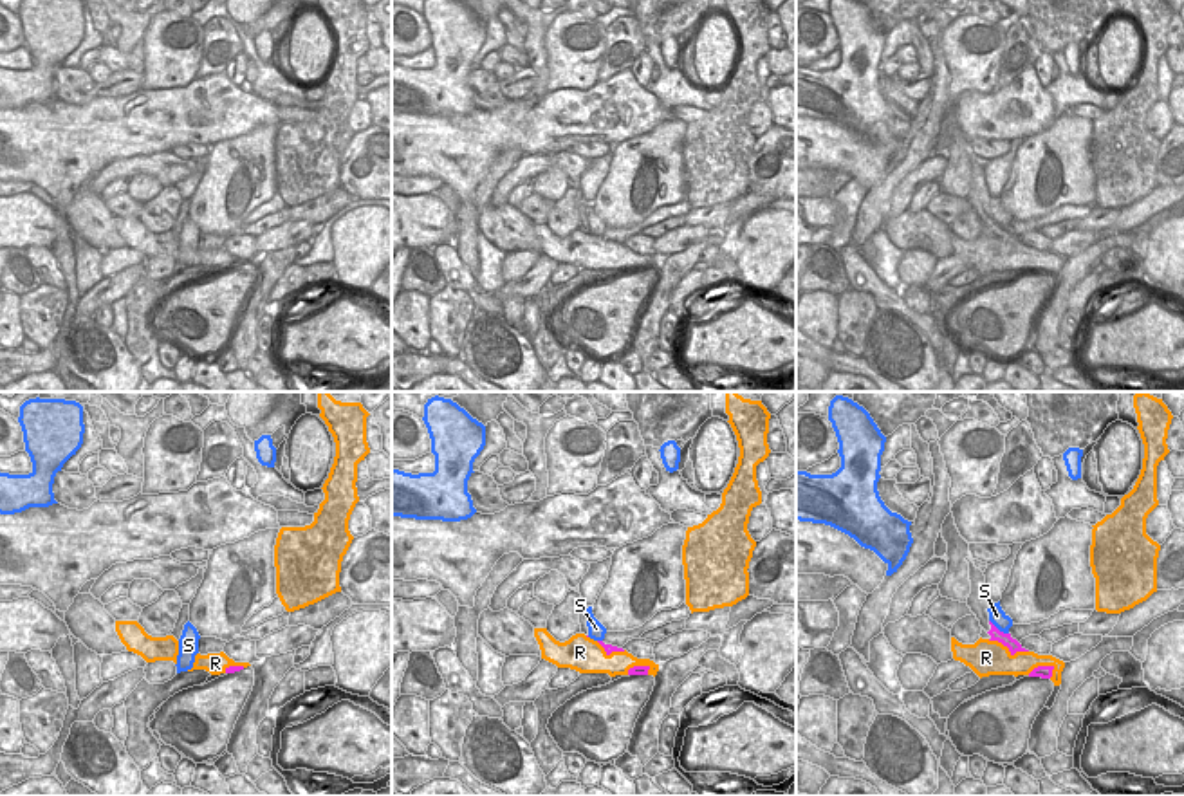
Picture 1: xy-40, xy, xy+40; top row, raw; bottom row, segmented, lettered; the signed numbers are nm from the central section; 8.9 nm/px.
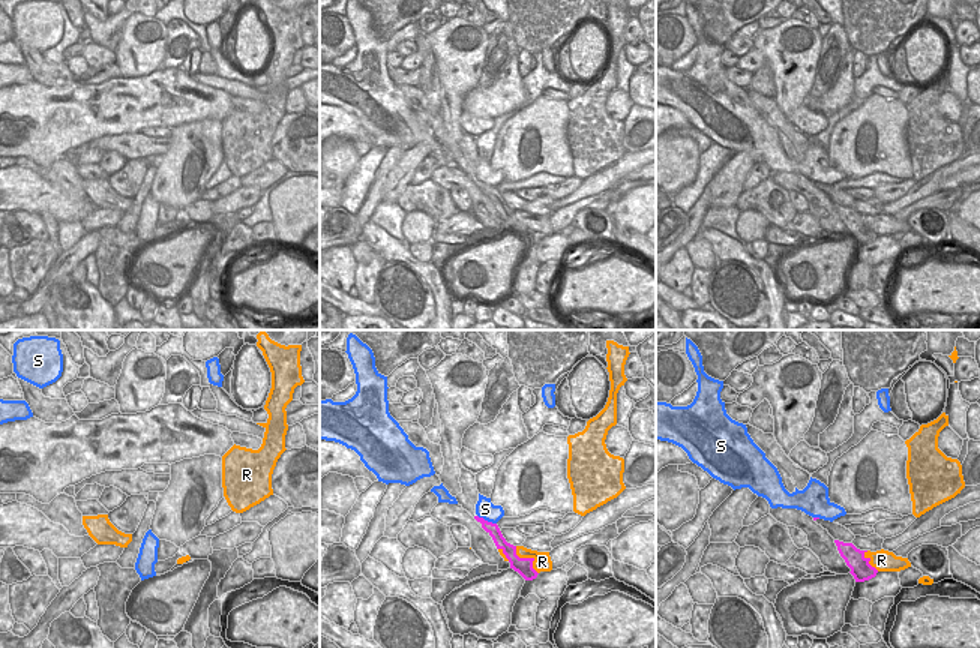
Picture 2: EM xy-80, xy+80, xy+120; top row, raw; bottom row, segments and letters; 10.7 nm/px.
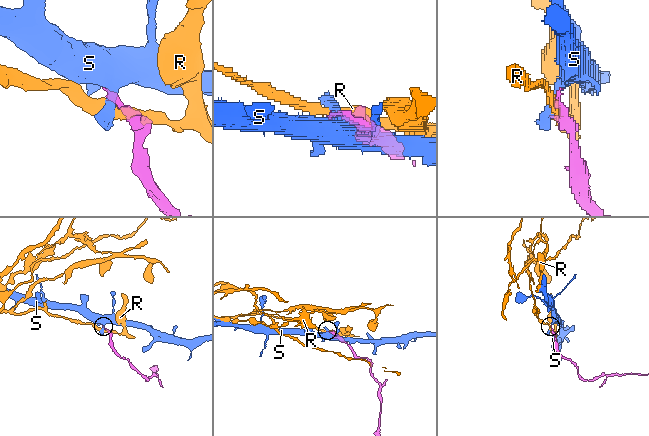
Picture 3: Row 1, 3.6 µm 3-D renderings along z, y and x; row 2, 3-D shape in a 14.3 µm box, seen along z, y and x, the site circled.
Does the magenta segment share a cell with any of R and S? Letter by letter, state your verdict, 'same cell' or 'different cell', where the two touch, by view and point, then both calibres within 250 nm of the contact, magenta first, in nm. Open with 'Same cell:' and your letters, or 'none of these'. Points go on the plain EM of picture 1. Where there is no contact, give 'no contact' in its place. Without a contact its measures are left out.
Same cell: none of these
R: different cell; contact xy+40 (1008, 242); calibres 120 and 320 nm
S: different cell; contact xy+40 (997, 224); calibres 120 and 160 nm

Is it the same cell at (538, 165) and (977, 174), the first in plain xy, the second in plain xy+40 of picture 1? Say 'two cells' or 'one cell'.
two cells

